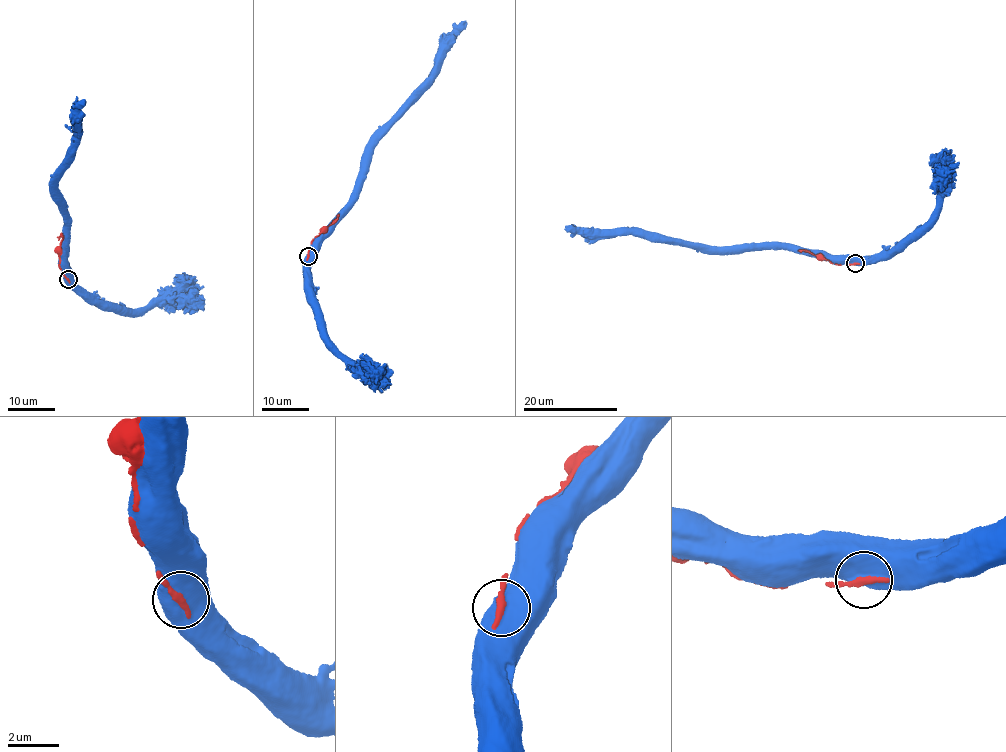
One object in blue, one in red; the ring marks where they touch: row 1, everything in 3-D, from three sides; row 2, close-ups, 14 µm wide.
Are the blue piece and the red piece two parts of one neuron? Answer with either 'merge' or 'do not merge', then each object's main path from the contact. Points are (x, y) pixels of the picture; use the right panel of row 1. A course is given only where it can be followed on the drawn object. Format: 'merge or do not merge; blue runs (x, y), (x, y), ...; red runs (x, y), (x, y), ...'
do not merge; blue runs (855, 263), (838, 265), (817, 255), (786, 248), (728, 254), (630, 234), (565, 230); red runs (855, 263), (837, 265), (805, 250), (798, 251)

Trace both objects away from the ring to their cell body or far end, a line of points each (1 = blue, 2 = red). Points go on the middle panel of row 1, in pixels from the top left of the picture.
1: (308, 256), (312, 241), (328, 228), (347, 204), (364, 152), (430, 76), (435, 62), (441, 57), (464, 20)
2: (308, 256), (311, 241), (321, 229), (336, 220), (338, 213)

